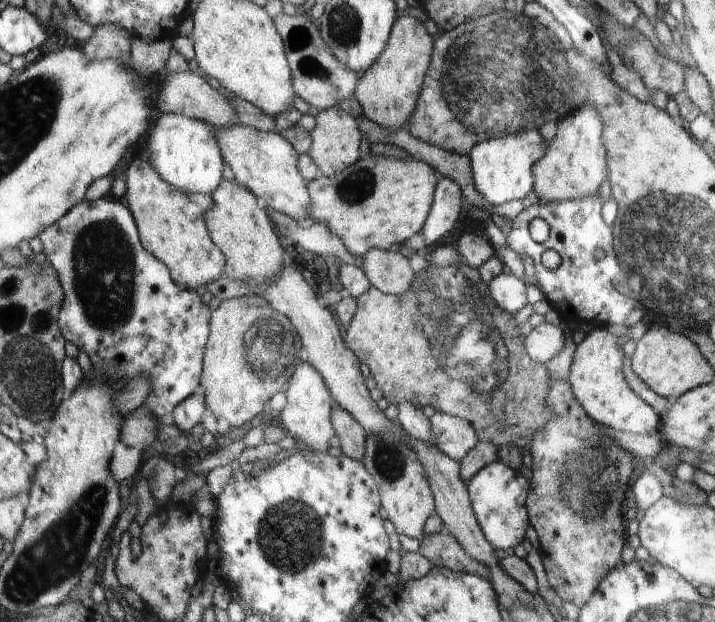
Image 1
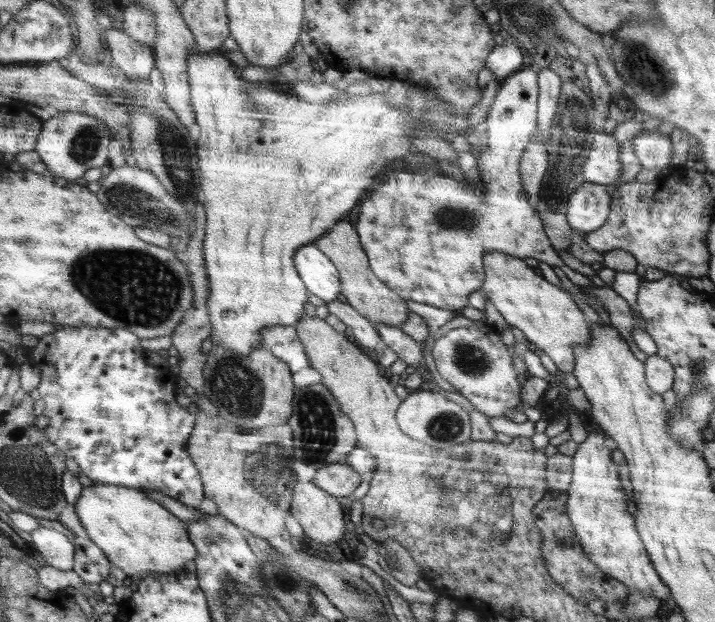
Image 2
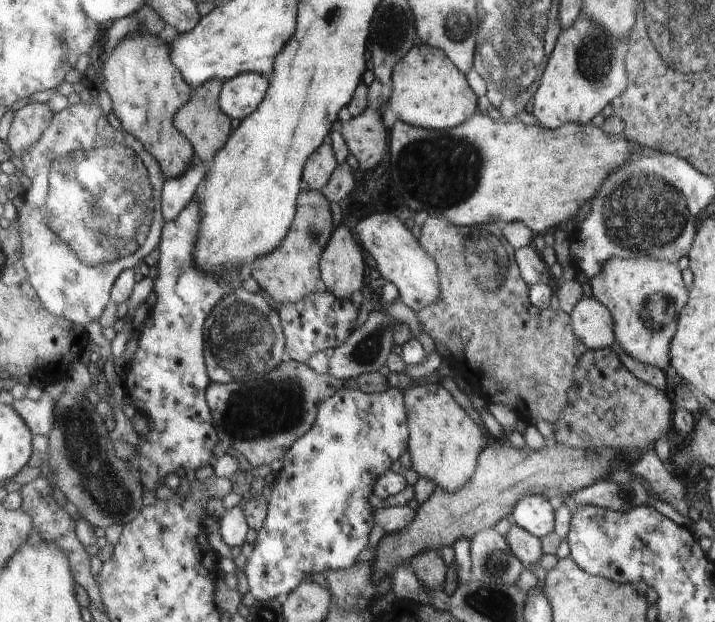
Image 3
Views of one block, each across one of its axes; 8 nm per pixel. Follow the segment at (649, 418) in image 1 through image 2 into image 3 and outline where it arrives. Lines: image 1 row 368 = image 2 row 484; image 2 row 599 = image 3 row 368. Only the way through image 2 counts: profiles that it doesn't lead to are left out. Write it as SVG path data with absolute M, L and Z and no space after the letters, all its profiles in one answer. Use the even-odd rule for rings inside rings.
M646 256L638 258L610 258L602 272L589 281L593 297L609 308L614 320L615 349L622 348L630 358L656 366L668 374L666 388L676 388L683 380L670 380L672 363L670 350L678 329L678 317L686 302L686 288L676 262Z

